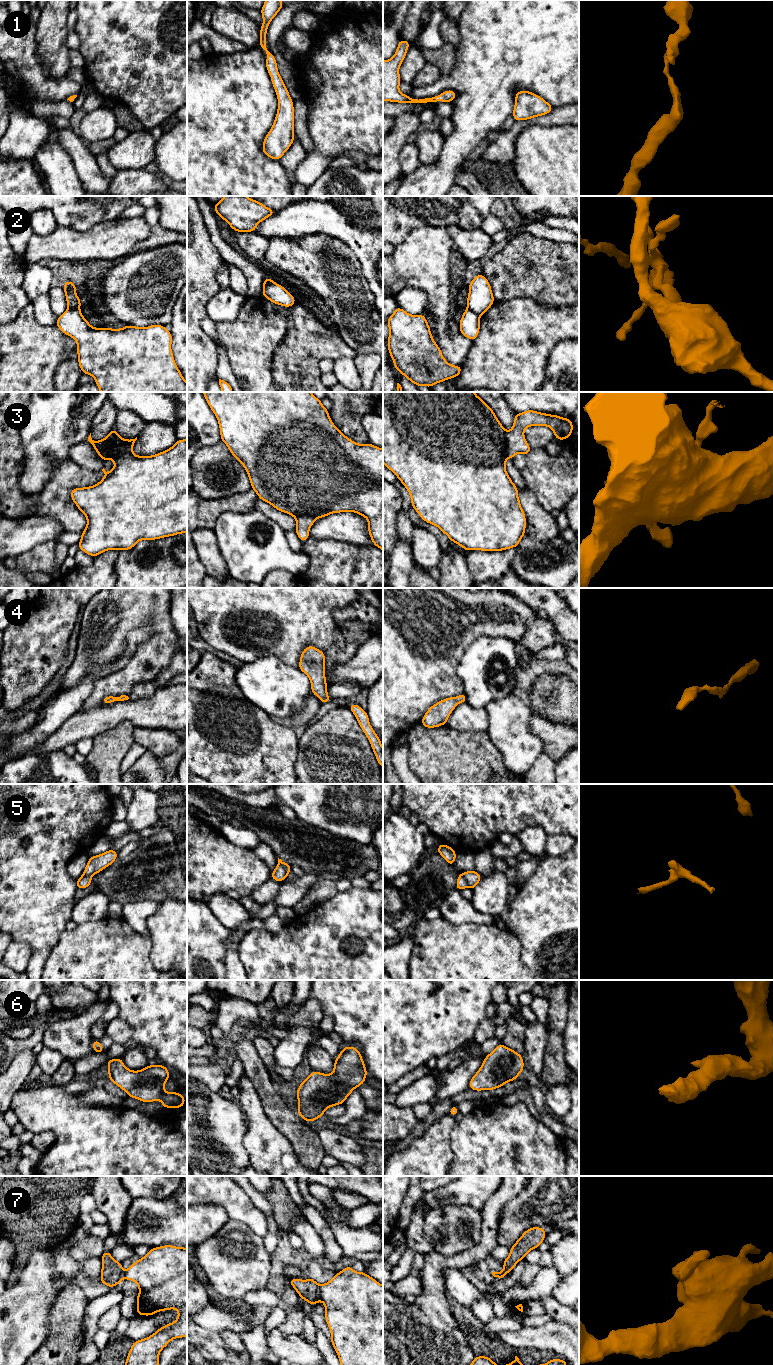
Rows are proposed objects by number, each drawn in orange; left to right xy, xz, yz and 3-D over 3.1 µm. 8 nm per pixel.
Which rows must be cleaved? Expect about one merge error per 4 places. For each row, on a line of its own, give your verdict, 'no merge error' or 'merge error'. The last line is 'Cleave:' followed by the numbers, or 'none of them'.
1: no merge error
2: merge error
3: merge error
4: no merge error
5: merge error
6: no merge error
7: merge error
Cleave: 2, 3, 5, 7

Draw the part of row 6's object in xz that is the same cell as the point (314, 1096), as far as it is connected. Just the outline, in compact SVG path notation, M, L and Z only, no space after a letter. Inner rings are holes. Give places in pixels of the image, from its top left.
M353 1046L342 1048L335 1058L333 1074L312 1071L297 1088L297 1113L306 1122L317 1121L327 1108L344 1104L368 1075L361 1052Z

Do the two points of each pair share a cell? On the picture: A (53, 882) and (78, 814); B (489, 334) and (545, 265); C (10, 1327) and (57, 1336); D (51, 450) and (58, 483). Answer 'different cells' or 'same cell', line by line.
A: same cell
B: different cells
C: different cells
D: different cells

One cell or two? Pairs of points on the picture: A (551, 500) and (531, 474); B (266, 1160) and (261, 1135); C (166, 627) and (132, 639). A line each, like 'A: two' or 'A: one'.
A: one
B: one
C: two

